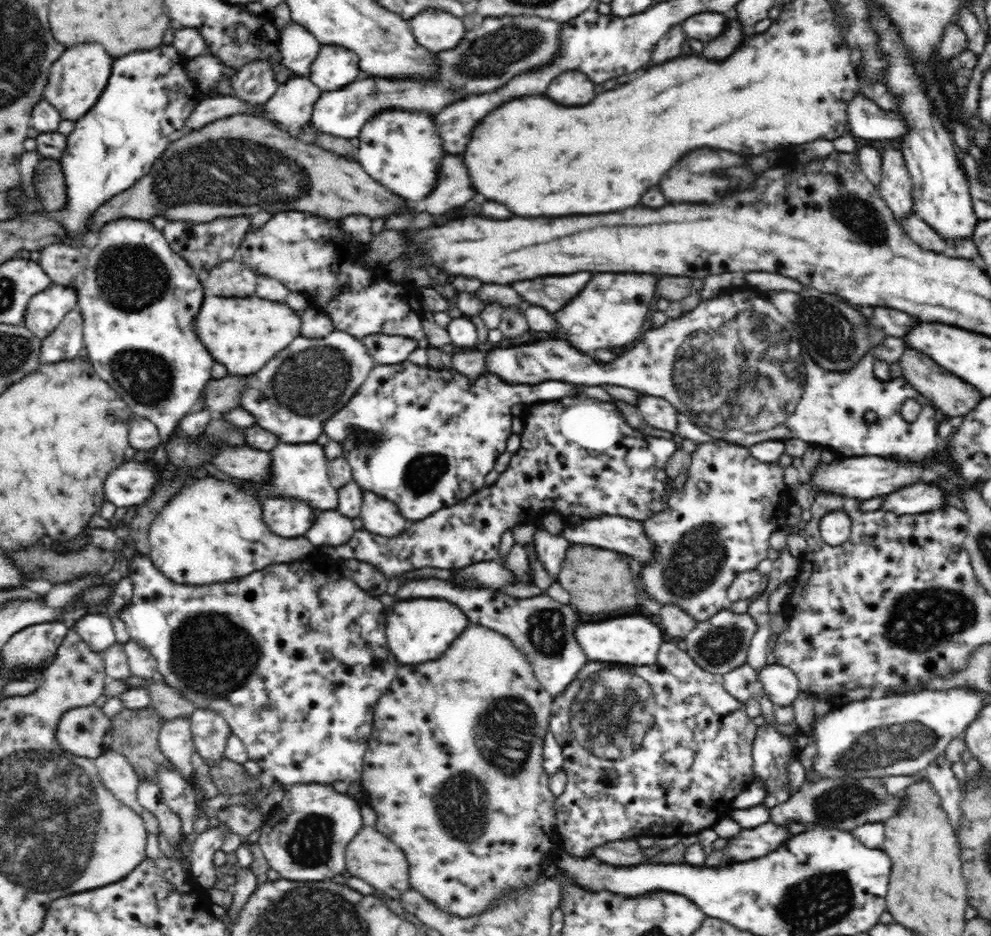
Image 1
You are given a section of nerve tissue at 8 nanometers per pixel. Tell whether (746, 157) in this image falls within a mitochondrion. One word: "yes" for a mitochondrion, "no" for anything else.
no

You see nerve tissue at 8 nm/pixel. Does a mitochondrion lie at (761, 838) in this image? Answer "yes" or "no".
no

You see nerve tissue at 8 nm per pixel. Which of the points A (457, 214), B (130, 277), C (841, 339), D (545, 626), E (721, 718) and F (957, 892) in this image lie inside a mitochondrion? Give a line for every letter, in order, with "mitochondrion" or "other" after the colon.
A: other
B: mitochondrion
C: mitochondrion
D: mitochondrion
E: other
F: other

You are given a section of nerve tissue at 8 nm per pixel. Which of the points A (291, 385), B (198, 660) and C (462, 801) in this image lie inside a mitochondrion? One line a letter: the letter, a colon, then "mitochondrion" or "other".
A: mitochondrion
B: mitochondrion
C: mitochondrion

